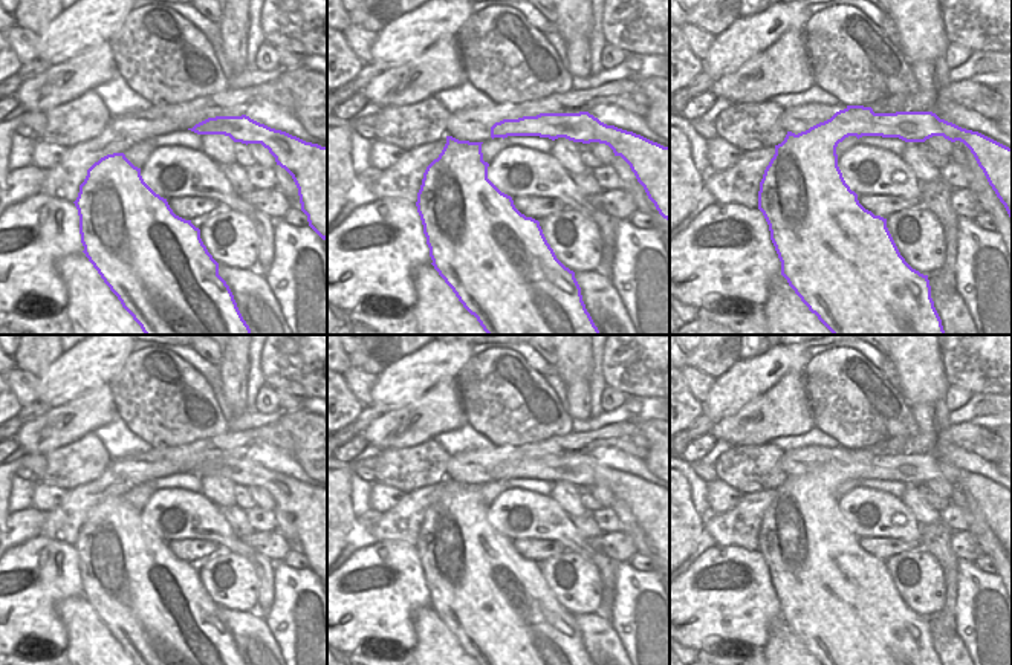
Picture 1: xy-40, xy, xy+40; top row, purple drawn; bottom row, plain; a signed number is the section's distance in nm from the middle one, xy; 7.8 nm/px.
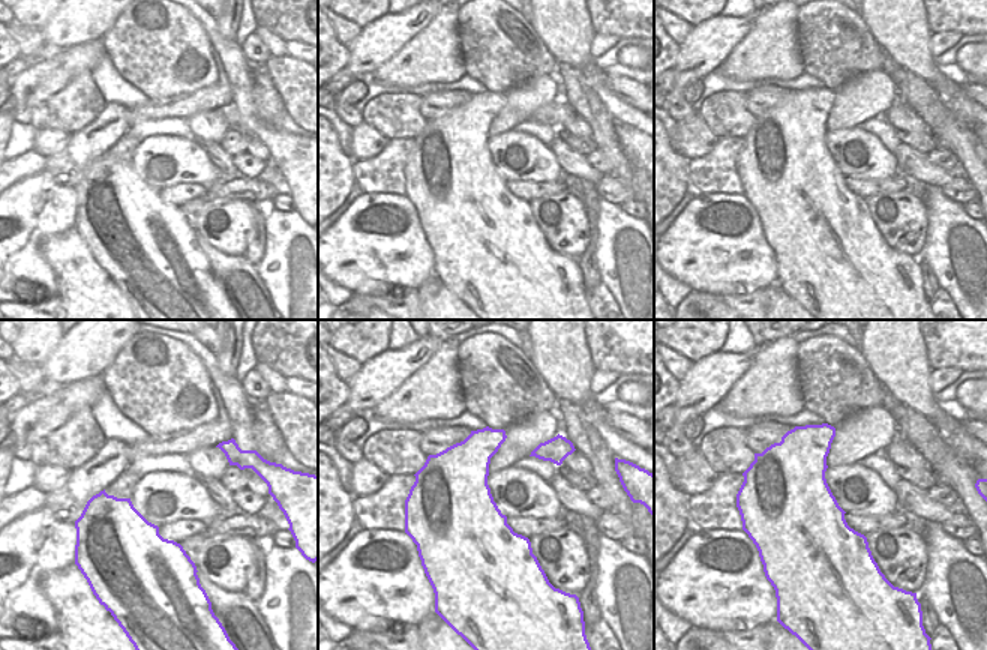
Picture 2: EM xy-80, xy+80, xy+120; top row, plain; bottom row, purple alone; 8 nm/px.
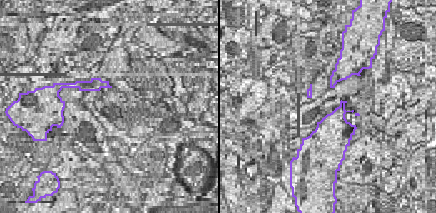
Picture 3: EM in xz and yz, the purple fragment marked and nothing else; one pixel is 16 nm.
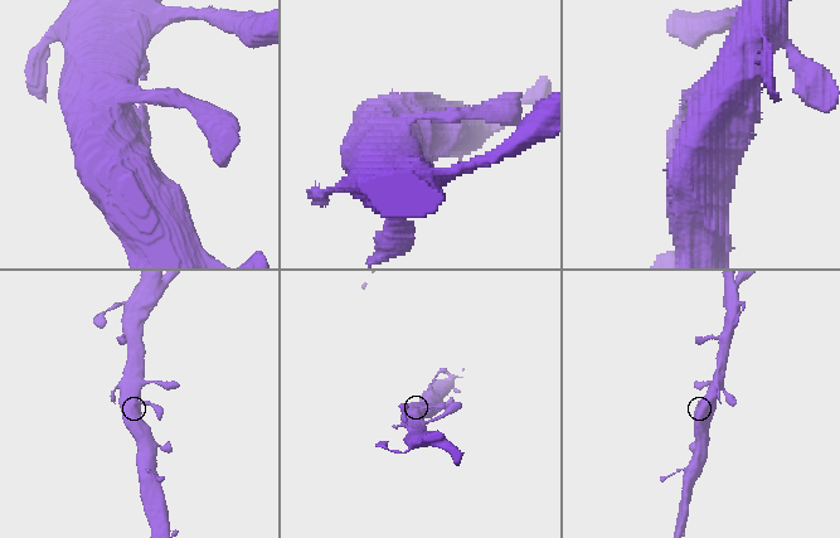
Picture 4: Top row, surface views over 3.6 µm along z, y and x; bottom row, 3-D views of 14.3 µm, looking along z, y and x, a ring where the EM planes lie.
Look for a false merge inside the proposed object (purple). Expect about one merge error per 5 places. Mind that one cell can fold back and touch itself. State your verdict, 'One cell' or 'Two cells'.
One cell

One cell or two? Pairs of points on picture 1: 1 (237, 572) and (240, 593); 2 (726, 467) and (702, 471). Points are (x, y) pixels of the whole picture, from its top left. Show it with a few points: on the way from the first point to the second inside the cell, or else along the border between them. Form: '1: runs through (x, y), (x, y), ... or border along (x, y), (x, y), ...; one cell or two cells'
1: runs through (237, 577), (237, 589); one cell
2: border along (714, 467), (717, 477); two cells

